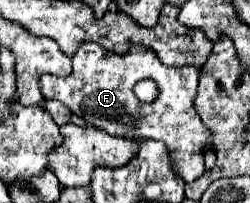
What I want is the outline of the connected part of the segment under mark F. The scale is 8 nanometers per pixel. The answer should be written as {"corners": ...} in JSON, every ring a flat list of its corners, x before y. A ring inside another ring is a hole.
{"corners":[[81,43,71,61,71,75,43,75,39,79,45,99,57,99,65,103,73,113,83,117,87,125,103,129,109,135,129,139,155,139,165,143,171,167,175,175,179,175,185,183,193,183,199,175,205,173,201,145,209,143,209,133,193,107,199,79,197,67,167,67,165,63,159,63,155,51,147,51,147,47,131,47,127,55,115,55,113,51,107,51,97,43],[141,79,157,81,161,93,153,103,141,103,133,95,133,85]]}

